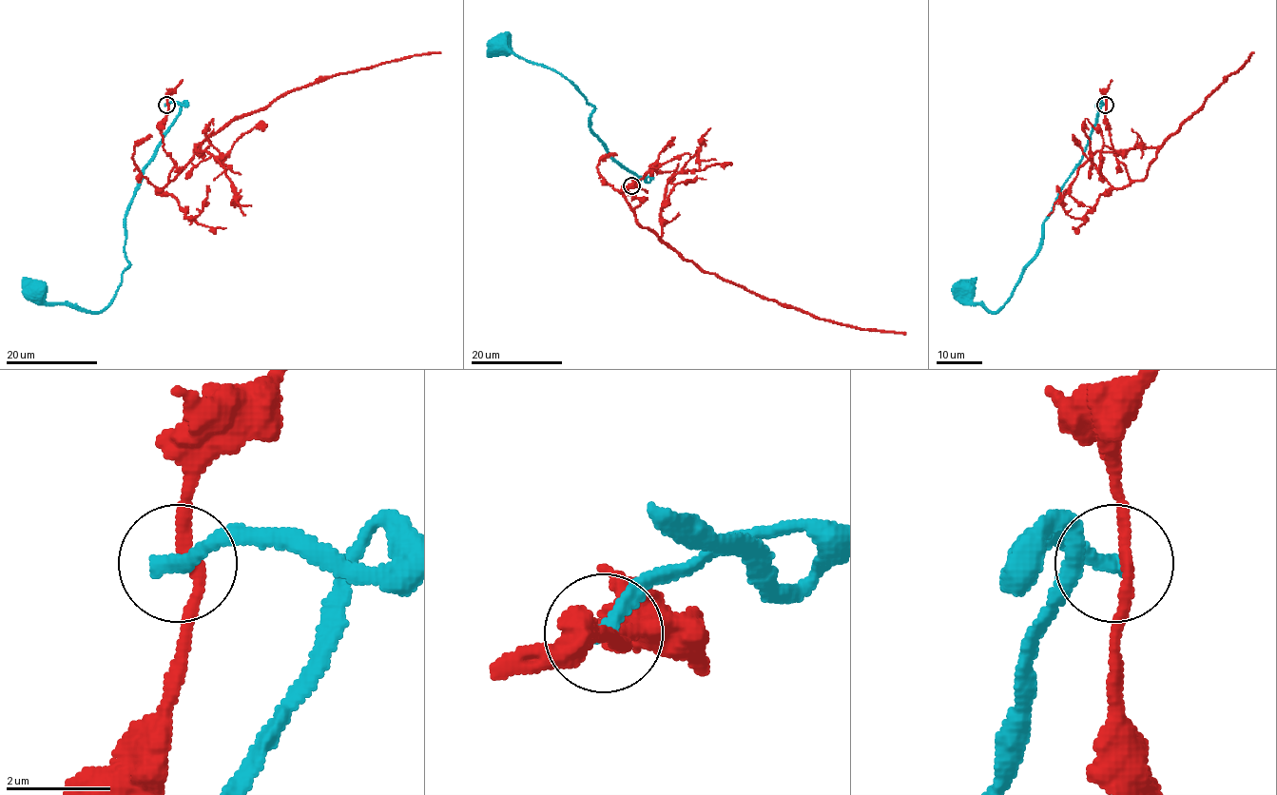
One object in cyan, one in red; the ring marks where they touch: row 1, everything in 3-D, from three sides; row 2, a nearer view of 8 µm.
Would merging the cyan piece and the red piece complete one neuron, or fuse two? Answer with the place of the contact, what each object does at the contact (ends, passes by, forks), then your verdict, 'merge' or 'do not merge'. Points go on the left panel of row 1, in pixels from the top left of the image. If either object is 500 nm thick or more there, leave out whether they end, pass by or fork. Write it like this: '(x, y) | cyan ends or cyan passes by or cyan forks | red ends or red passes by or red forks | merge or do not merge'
(166, 105) | cyan ends | red passes by | do not merge

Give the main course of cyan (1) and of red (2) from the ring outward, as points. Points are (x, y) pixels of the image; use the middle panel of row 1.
1: (631, 186), (649, 178), (609, 154), (591, 131), (595, 108), (564, 77), (501, 45)
2: (631, 186), (626, 189), (641, 203), (634, 211), (637, 222), (706, 272), (820, 319), (865, 330), (905, 335)

